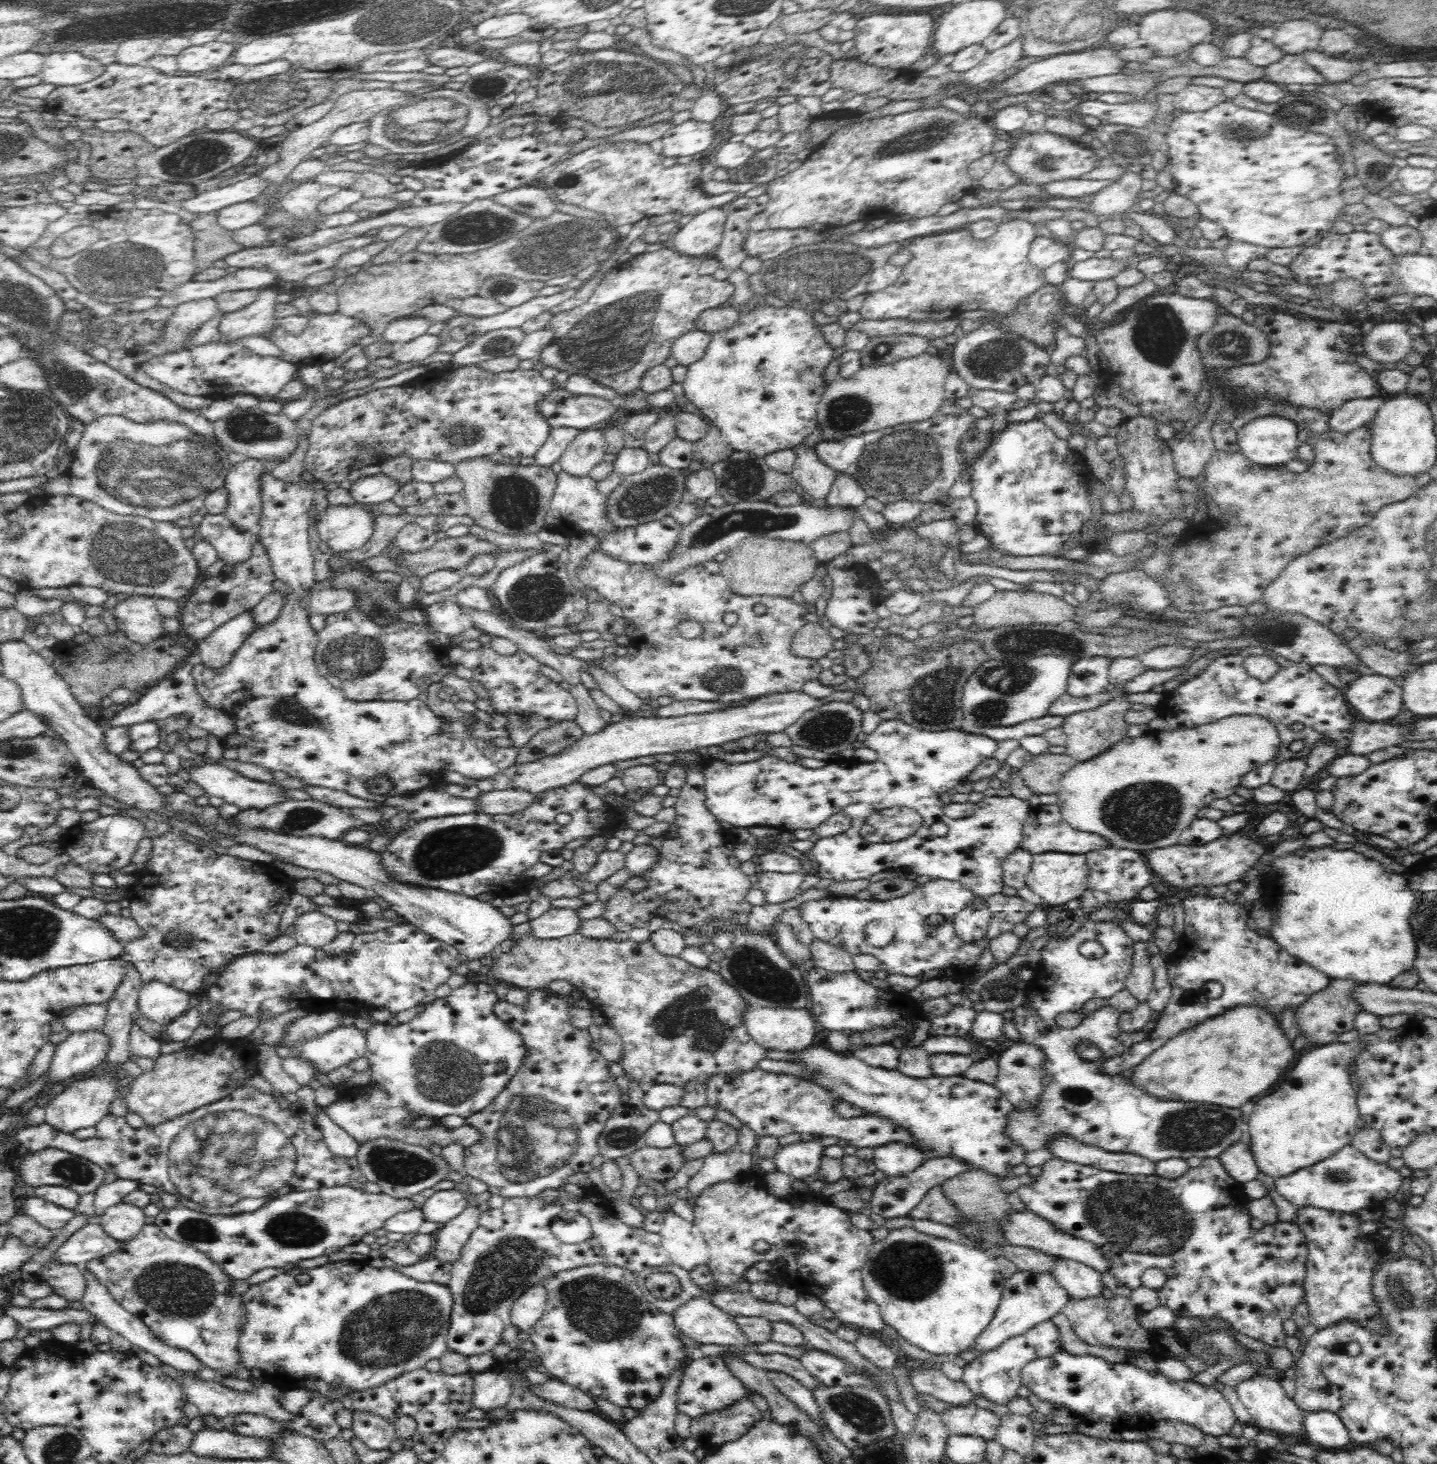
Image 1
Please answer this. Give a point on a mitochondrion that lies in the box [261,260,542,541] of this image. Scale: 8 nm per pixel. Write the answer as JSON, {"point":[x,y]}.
{"point":[456,434]}

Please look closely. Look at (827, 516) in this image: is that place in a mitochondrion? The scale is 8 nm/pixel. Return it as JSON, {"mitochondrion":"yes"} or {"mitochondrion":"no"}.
{"mitochondrion":"no"}

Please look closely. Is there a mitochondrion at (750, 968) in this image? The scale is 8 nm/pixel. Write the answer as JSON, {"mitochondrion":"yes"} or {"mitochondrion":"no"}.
{"mitochondrion":"yes"}

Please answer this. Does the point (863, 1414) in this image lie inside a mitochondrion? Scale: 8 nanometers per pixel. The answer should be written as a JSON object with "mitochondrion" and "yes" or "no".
{"mitochondrion":"yes"}

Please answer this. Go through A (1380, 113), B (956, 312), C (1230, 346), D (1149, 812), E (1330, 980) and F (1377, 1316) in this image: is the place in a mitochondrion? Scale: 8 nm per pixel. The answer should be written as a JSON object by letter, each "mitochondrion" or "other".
{"A":"other","B":"other","C":"mitochondrion","D":"mitochondrion","E":"other","F":"other"}

